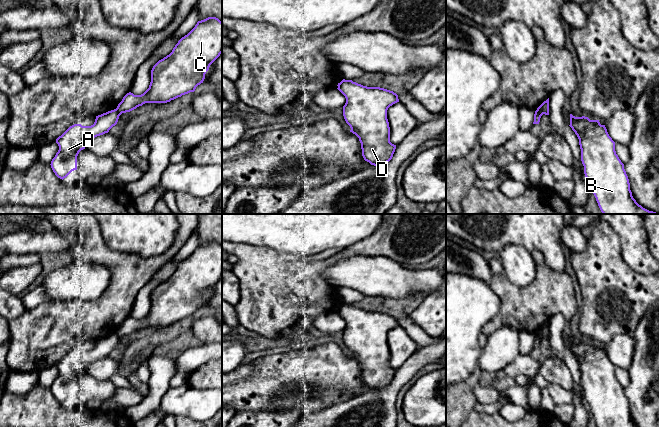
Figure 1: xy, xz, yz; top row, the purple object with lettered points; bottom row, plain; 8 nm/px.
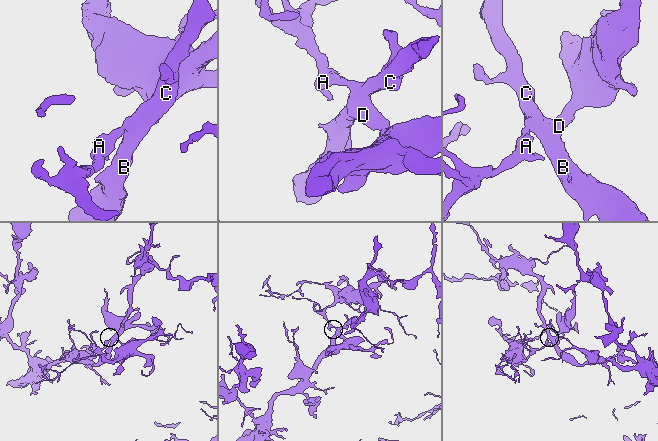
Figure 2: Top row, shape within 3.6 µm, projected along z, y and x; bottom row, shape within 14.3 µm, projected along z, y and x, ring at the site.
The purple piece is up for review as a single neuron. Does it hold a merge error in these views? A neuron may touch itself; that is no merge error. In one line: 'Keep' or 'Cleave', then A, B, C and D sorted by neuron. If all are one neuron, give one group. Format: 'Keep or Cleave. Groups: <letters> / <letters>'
Cleave. Groups: A / B C D

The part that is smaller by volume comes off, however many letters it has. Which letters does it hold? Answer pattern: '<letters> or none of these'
A

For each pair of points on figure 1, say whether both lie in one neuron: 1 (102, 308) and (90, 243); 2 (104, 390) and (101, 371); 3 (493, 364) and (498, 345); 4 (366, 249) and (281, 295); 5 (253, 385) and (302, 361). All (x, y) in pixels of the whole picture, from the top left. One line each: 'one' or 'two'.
1: one
2: two
3: one
4: one
5: one

